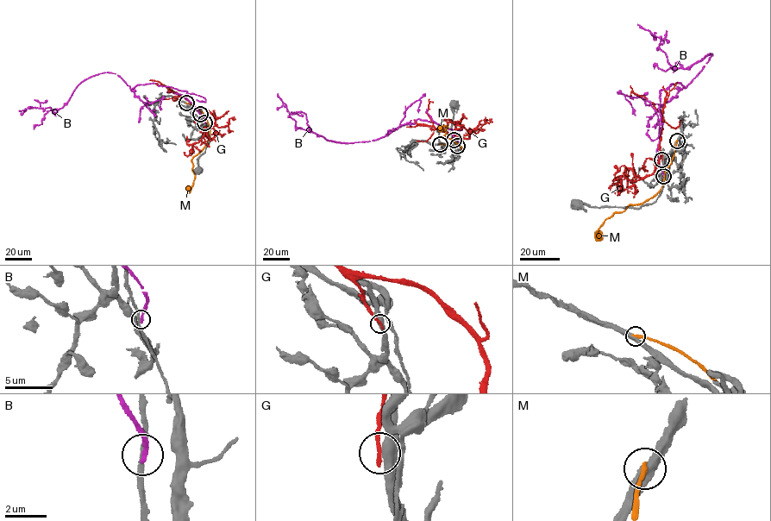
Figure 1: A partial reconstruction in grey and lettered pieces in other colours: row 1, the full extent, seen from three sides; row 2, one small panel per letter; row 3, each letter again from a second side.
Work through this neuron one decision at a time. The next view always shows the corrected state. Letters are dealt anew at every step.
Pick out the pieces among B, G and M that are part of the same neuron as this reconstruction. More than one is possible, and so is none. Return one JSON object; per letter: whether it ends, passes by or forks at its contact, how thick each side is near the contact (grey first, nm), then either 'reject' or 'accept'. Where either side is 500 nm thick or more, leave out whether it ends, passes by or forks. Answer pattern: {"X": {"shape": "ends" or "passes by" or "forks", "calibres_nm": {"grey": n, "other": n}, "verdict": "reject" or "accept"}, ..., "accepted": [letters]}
{"B": {"shape": "ends", "calibres_nm": {"grey": 200, "other": 220}, "verdict": "reject"}, "G": {"shape": "ends", "calibres_nm": {"grey": 400, "other": 200}, "verdict": "reject"}, "M": {"shape": "ends", "calibres_nm": {"grey": 380, "other": 240}, "verdict": "reject"}, "accepted": []}

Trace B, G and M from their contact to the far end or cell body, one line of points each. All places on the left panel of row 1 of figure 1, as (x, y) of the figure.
B: (204, 122), (187, 91), (152, 83), (131, 89), (103, 72), (79, 84), (55, 113), (20, 110)
G: (200, 114), (197, 108), (206, 109), (215, 125), (204, 127), (191, 153), (184, 152)
M: (186, 103), (203, 113), (209, 133), (208, 142), (191, 160), (195, 178), (187, 191)

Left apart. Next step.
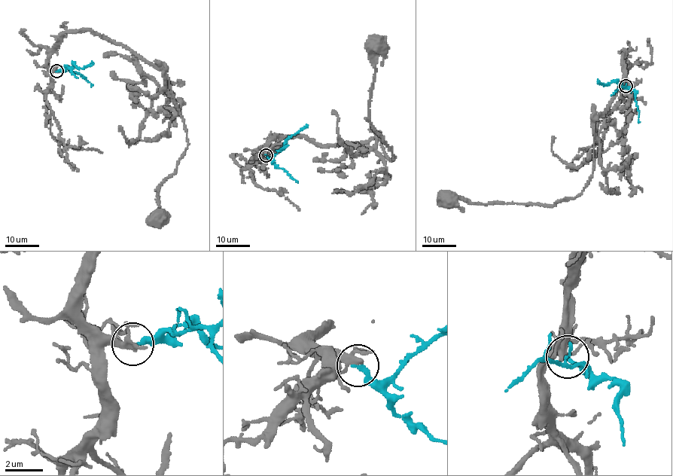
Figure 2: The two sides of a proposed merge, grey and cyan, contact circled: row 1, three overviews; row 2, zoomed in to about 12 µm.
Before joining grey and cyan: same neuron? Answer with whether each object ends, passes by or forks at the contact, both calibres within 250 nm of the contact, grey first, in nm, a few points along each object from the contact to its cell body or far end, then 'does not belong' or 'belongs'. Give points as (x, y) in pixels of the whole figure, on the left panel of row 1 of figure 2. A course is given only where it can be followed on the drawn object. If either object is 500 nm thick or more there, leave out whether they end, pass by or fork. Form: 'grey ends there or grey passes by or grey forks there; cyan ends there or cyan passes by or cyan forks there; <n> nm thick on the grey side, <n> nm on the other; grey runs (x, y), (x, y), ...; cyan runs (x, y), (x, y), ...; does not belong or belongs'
grey forks there; cyan ends there; 240 nm thick on the grey side, 200 nm on the other; grey runs (57, 71), (47, 60), (59, 38), (91, 31), (165, 71), (188, 141), (156, 195), (158, 221); cyan runs (57, 71), (71, 67), (74, 63), (80, 68), (84, 68), (92, 62); belongs

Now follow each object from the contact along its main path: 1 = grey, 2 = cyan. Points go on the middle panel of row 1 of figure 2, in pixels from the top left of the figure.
1: (266, 154), (258, 148), (272, 138), (333, 145), (379, 137), (388, 159), (394, 158), (370, 122), (377, 43)
2: (266, 154), (272, 157), (281, 148), (287, 138), (306, 123)

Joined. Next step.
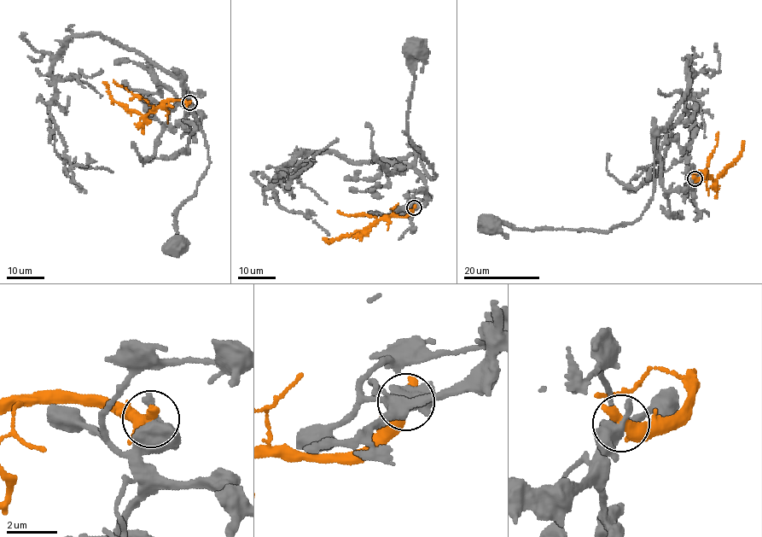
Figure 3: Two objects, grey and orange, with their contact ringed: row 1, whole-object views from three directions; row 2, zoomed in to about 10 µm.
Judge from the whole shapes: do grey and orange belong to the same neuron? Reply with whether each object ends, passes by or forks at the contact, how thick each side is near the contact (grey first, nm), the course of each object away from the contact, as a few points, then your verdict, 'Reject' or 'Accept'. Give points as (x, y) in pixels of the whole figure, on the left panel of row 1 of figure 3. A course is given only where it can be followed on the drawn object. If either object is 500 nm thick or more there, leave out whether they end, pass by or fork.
Thickness 750 nm (grey) against 400 nm. Course of grey: (189, 102), (200, 123), (184, 99), (185, 86), (210, 160), (174, 219), (171, 252), (176, 248). Course of orange: (189, 102), (167, 100), (142, 116), (114, 102), (103, 81). Reject

